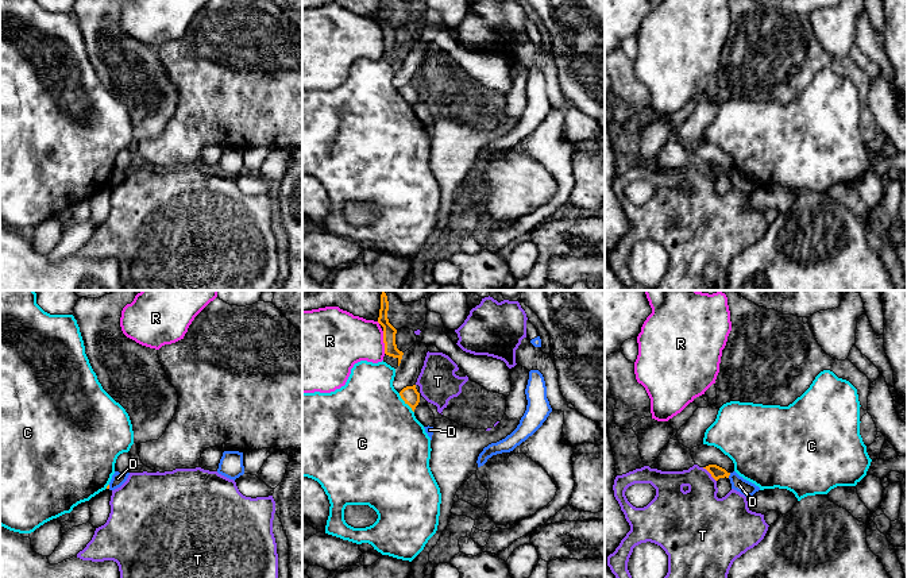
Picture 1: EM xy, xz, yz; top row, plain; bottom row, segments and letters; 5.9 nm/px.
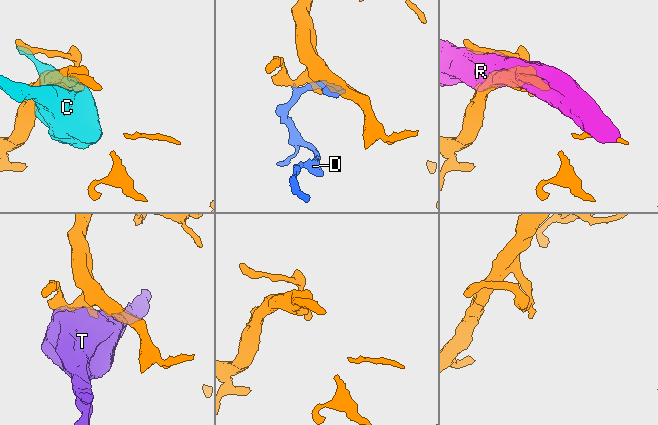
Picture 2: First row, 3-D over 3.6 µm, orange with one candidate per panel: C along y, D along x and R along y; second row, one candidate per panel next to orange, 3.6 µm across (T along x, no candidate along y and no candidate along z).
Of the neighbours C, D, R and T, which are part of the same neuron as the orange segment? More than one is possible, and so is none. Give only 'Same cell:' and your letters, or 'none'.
Same cell: none

